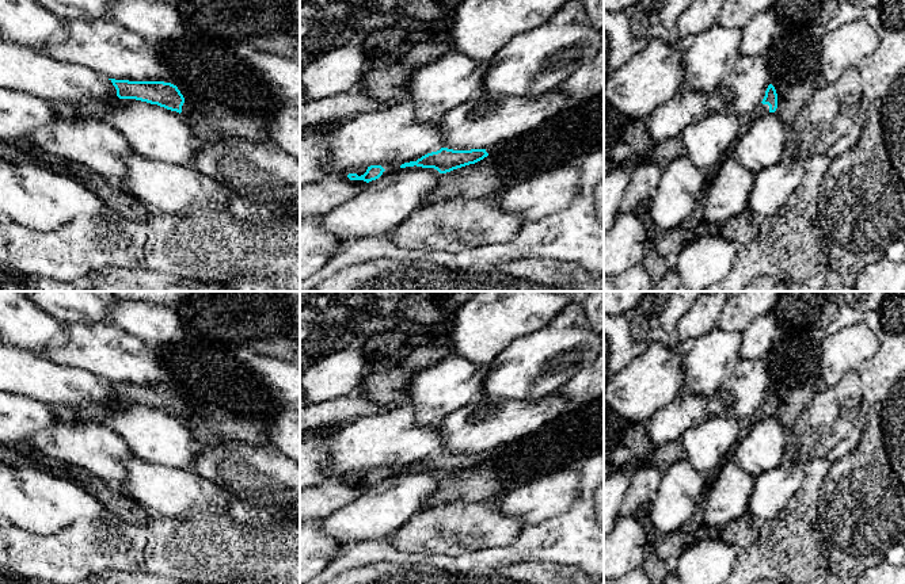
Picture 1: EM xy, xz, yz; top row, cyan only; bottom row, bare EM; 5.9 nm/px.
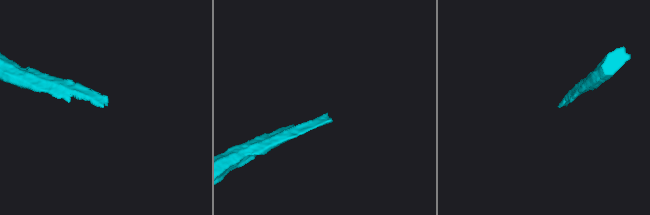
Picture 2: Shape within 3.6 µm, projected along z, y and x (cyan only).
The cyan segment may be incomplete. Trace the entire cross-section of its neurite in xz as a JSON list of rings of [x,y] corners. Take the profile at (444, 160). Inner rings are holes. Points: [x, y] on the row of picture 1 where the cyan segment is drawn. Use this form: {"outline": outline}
{"outline": [[[499,145],[488,146],[486,149],[471,149],[471,150],[453,150],[448,148],[441,148],[437,152],[427,153],[418,159],[417,161],[404,163],[400,168],[406,167],[422,167],[422,168],[434,168],[440,173],[446,173],[453,169],[475,164],[490,153],[495,152]]]}

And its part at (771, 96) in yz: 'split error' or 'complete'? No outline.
split error

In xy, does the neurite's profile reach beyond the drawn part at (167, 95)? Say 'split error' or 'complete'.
split error

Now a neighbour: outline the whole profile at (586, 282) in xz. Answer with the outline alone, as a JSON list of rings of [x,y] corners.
[[[518,259],[501,264],[516,278],[554,289],[570,287],[578,291],[604,291],[604,275],[592,275],[582,267],[554,259]]]

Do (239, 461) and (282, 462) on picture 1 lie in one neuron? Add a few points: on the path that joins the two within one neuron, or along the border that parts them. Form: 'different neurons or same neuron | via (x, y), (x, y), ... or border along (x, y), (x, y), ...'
same neuron | via (250, 461), (272, 462)

